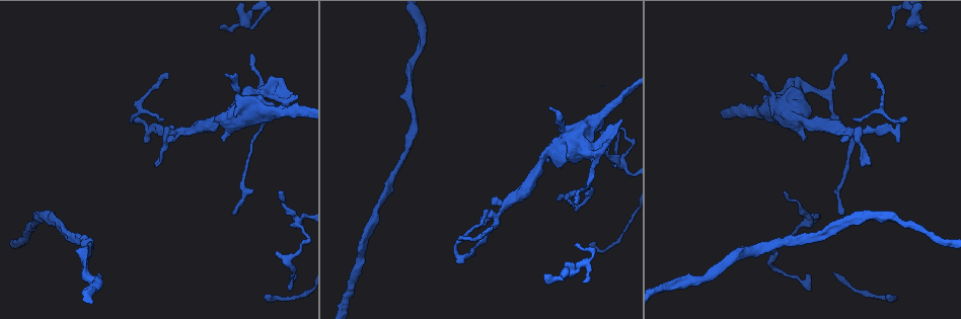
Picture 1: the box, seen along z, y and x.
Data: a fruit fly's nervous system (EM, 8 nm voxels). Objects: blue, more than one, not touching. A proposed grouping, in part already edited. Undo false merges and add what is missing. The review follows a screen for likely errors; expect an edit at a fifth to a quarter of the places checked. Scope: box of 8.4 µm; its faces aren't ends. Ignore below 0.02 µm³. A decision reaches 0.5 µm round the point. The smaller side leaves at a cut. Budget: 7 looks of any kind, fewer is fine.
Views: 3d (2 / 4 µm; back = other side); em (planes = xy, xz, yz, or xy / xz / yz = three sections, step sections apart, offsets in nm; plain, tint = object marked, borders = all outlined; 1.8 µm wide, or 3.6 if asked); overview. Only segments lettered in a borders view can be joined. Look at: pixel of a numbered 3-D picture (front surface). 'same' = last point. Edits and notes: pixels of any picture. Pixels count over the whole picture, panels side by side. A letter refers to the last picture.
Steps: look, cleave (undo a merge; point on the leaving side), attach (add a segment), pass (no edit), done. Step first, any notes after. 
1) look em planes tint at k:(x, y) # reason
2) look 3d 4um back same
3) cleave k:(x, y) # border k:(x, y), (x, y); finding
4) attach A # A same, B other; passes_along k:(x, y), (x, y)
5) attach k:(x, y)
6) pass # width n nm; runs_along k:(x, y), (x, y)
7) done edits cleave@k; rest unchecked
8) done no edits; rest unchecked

look em planes borders at 1:(549, 108) # thin end

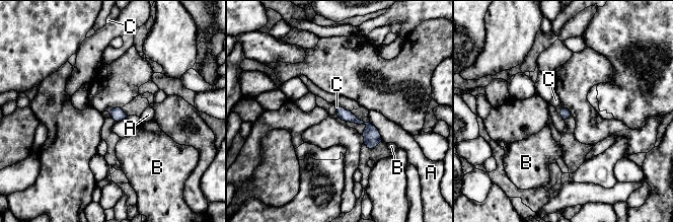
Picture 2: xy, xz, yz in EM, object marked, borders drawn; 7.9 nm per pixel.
attach C # width 80 nm; A other, B other, C same; passes_along 2:(565, 113), (561, 110), (555, 100); it goes on there

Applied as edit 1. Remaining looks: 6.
look overview

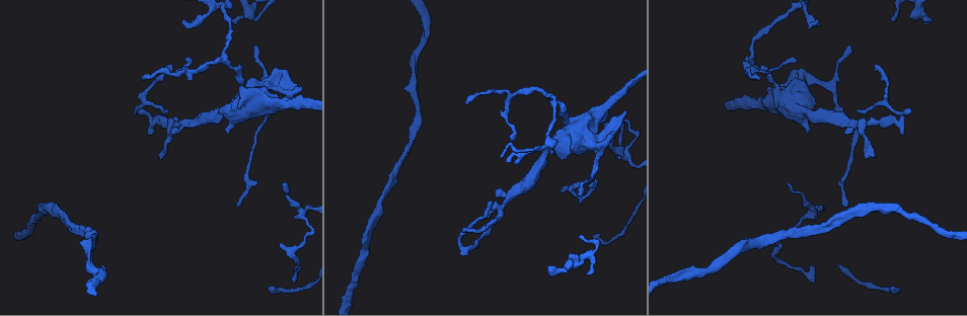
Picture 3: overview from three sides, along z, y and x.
look em planes tint at 3:(612, 133) # free end

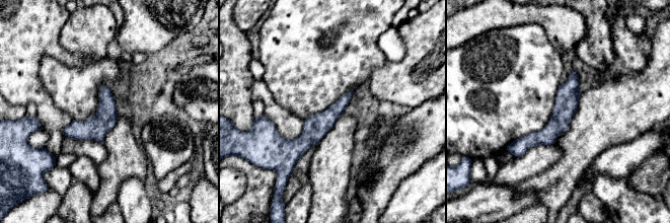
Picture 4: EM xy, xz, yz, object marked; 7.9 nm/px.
look em planes borders same # see the neighbours

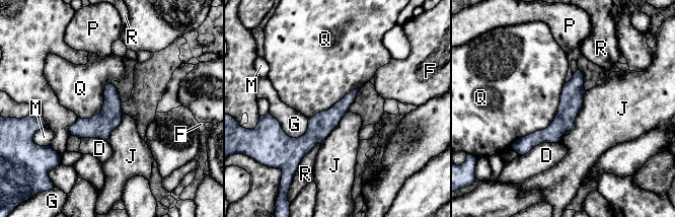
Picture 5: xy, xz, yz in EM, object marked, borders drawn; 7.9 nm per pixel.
pass # D other, F other, G other, J other, M other, P other, Q other, R other; border 5:(566, 82), (553, 120), (511, 145); no lettered segment goes on from it

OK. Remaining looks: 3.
look 3d 4um at 3:(625, 121) # abrupt turn

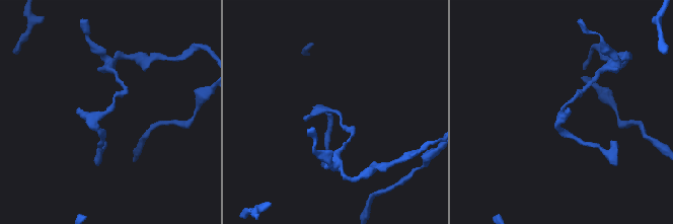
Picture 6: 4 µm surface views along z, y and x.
look em planes borders at 6:(331, 113)

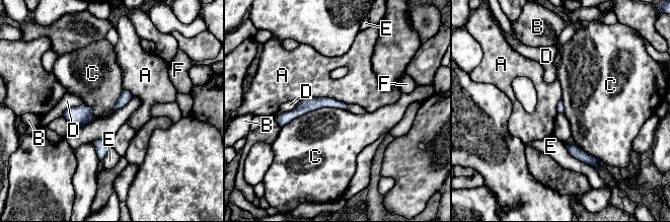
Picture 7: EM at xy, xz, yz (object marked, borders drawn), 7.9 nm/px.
pass # width 60 nm; A other, B other, C other, D other, E other, F other; runs_along 7:(345, 105), (307, 104), (279, 120); continuous, no second neuron

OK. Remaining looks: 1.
done edits attach@2; rest unchecked

